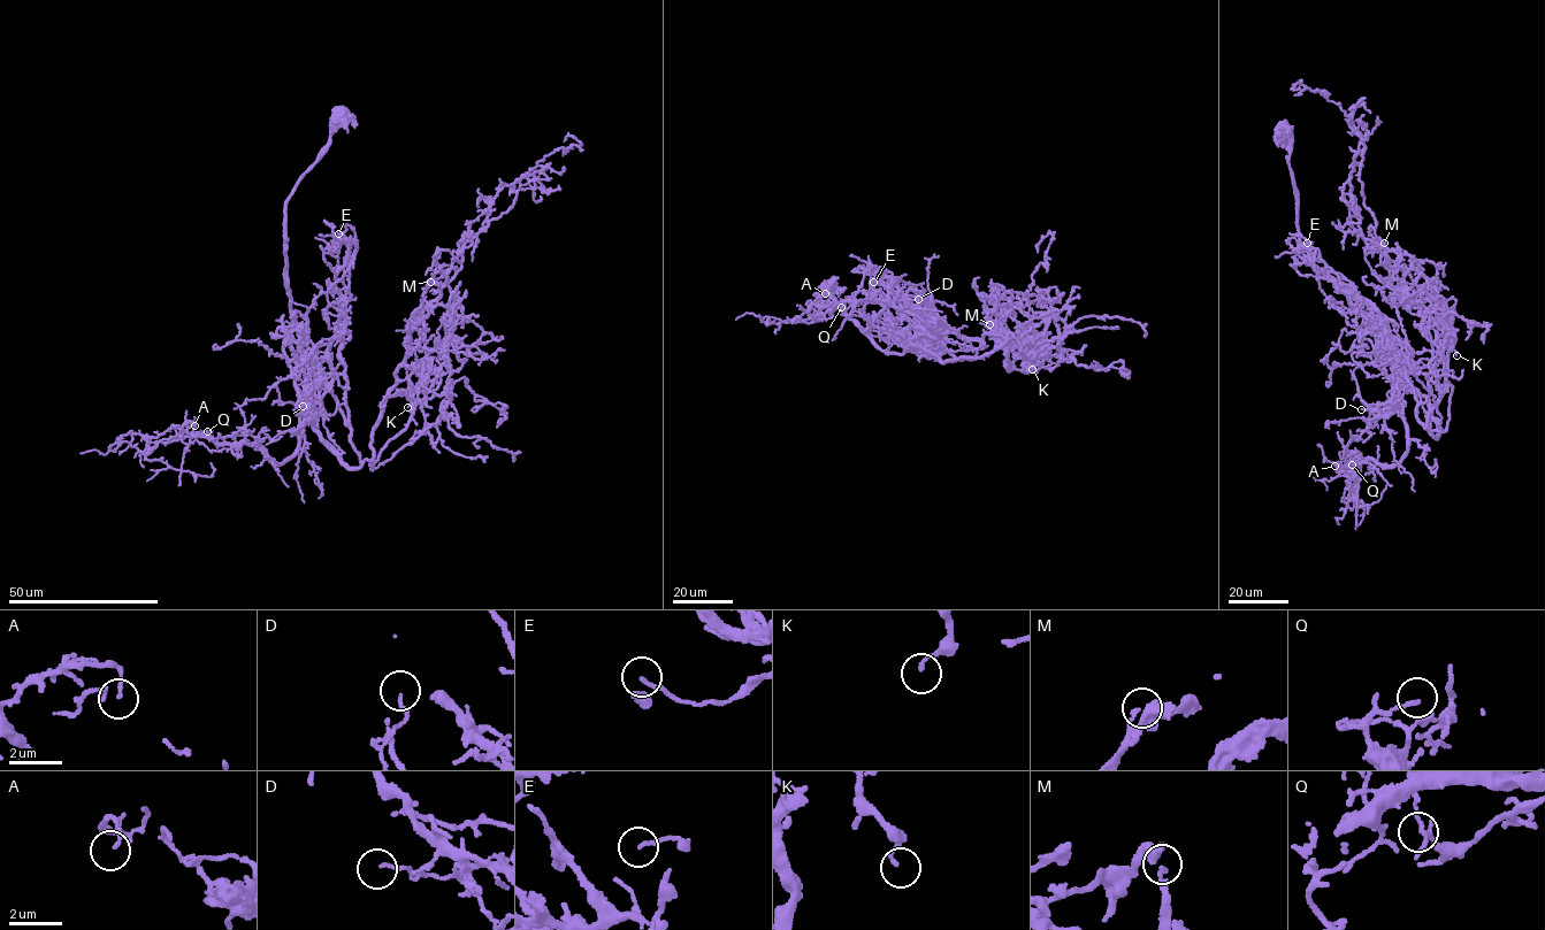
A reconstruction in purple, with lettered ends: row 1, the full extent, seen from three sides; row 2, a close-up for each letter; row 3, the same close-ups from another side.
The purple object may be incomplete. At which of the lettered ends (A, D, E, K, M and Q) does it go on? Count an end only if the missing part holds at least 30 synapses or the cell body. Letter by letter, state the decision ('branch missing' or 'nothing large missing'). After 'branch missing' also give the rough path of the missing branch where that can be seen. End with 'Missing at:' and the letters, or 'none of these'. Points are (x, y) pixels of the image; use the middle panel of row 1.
A: nothing large missing
D: nothing large missing
E: nothing large missing
K: nothing large missing
M: branch missing; missing branch runs (989, 324), (977, 284), (993, 285)
Q: nothing large missing
Missing at: M

